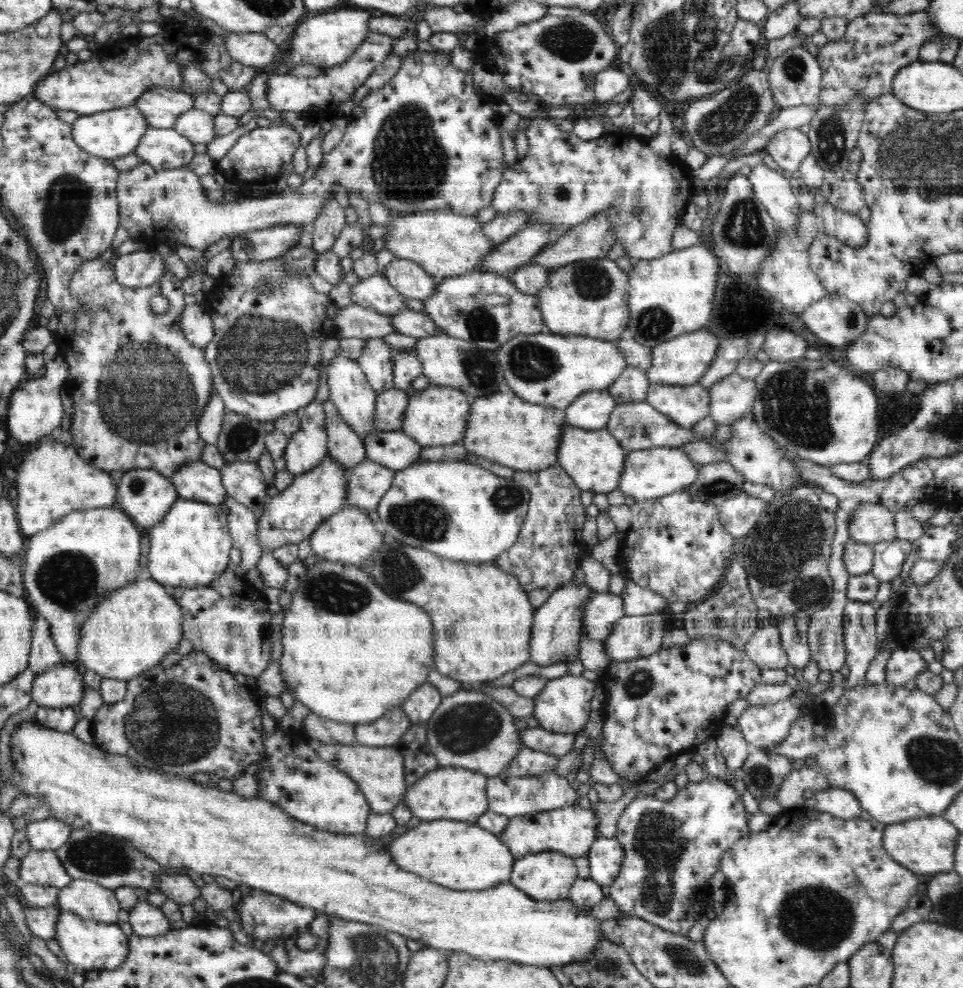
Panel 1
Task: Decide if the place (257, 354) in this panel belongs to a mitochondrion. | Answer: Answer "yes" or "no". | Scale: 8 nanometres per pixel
yes

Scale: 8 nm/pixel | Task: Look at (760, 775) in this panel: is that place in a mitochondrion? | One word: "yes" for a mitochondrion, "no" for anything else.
yes

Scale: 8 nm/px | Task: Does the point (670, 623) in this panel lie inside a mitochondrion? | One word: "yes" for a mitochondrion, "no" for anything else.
no

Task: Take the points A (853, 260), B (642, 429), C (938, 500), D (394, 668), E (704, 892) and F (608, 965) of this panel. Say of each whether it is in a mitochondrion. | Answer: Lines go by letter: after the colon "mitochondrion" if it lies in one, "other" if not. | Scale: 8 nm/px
A: other
B: mitochondrion
C: other
D: other
E: other
F: mitochondrion

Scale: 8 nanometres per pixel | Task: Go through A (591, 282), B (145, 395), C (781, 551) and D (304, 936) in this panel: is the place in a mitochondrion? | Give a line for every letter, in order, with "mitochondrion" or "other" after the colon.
A: mitochondrion
B: mitochondrion
C: mitochondrion
D: mitochondrion

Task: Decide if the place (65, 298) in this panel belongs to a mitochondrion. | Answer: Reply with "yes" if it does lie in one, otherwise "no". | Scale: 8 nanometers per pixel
no

